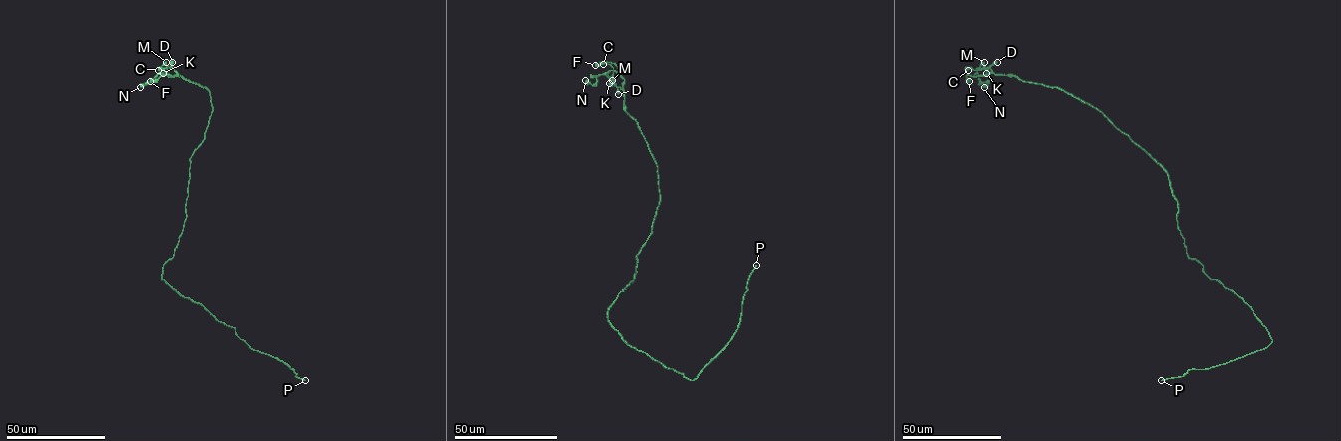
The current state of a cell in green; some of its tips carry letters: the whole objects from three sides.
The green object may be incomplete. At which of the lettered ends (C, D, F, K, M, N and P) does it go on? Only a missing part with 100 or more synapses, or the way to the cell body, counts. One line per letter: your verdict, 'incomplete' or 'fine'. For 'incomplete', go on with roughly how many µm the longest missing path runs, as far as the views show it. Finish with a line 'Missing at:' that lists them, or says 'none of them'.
C: fine
D: fine
F: fine
K: fine
M: fine
N: fine
P: incomplete; missing 90 µm
Missing at: P

